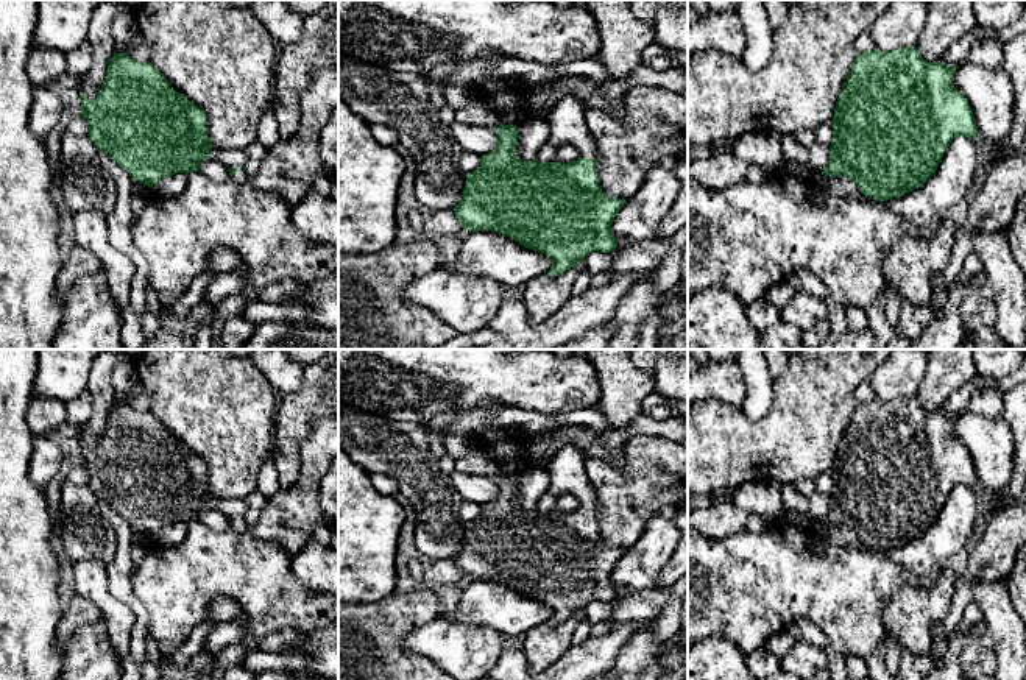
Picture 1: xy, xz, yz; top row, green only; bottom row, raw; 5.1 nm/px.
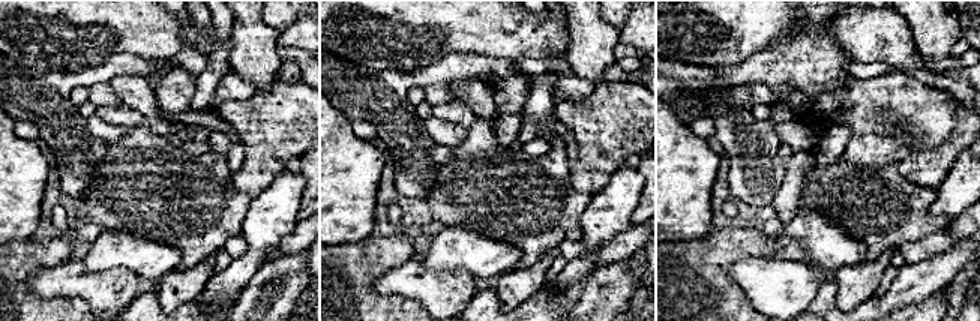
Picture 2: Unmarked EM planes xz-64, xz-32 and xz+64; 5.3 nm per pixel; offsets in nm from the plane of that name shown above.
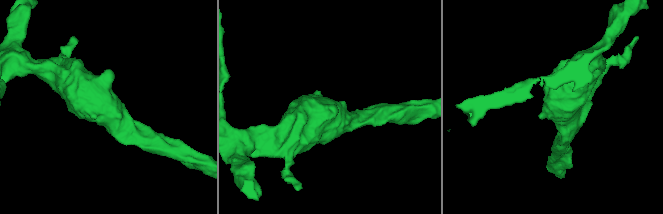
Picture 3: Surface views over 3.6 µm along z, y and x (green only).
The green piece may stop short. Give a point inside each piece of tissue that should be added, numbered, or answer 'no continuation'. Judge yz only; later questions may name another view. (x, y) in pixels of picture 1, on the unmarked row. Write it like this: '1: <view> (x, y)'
no continuation

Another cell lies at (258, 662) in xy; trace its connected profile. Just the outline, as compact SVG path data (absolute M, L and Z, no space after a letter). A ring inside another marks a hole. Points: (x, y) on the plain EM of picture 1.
M249 652L243 661L243 668L259 675L267 671L295 671L299 672L309 663L307 655L301 652Z

